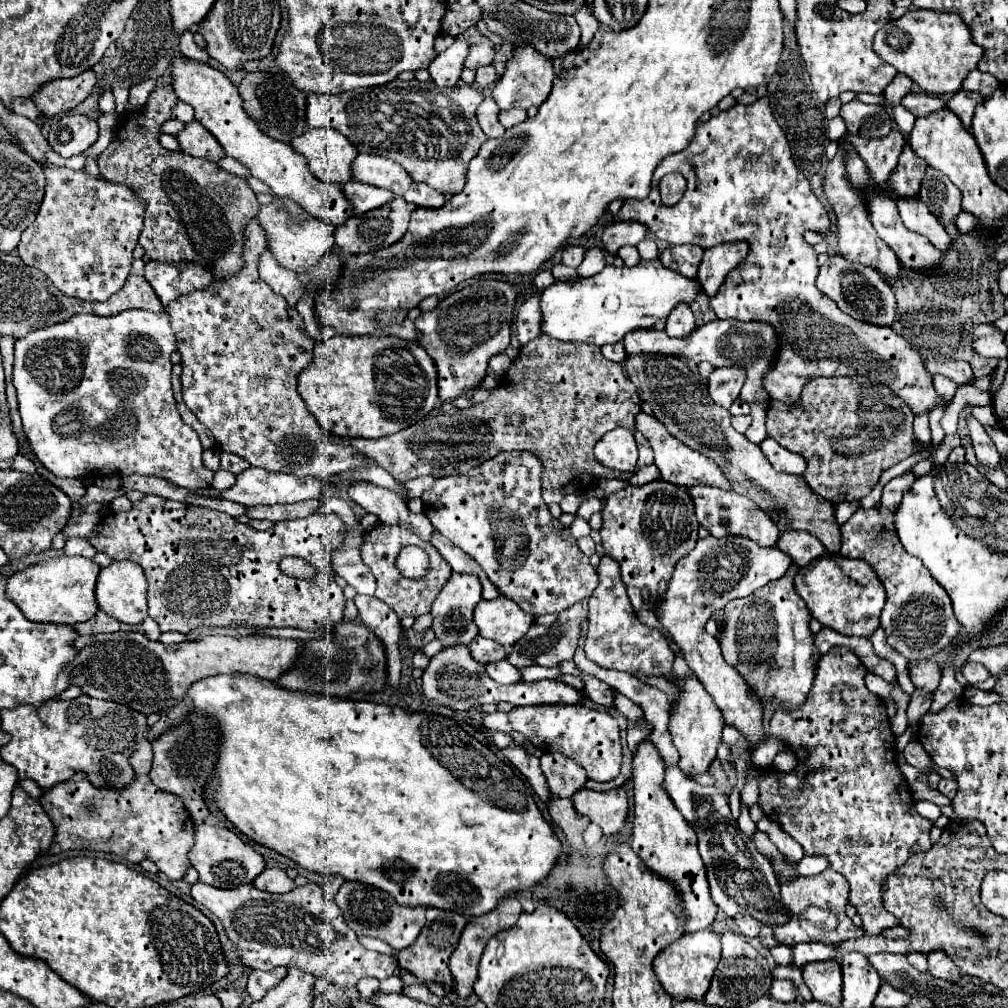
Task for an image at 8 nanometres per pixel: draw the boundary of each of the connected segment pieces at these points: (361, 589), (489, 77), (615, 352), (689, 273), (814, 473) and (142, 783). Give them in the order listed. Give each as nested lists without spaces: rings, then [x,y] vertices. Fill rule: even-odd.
[[[346,529],[344,547],[334,555],[334,571],[340,575],[348,585],[352,585],[360,595],[374,595],[376,581],[372,571],[360,559],[360,547],[364,543],[364,533],[354,529]]]
[[[486,65],[486,67],[476,69],[476,85],[478,85],[478,87],[486,89],[486,87],[492,85],[494,81],[498,81],[498,75],[496,75],[494,65]]]
[[[614,343],[614,345],[604,345],[602,347],[602,355],[610,361],[624,361],[626,359],[626,351],[622,343]]]
[[[676,245],[676,247],[666,247],[660,253],[660,261],[664,263],[664,267],[674,269],[686,277],[694,277],[700,265],[704,249],[702,247],[694,247],[694,245]]]
[[[814,377],[812,383],[804,387],[802,405],[792,409],[786,407],[780,401],[770,401],[768,405],[768,417],[766,417],[766,429],[768,435],[778,441],[788,451],[800,453],[808,469],[804,473],[806,483],[824,499],[832,503],[842,501],[854,501],[866,497],[872,487],[878,483],[882,471],[890,469],[892,465],[900,463],[902,459],[910,457],[912,451],[912,411],[908,405],[896,397],[886,385],[870,385],[862,387],[856,377]]]
[[[148,739],[136,745],[130,765],[136,771],[136,779],[126,789],[96,789],[84,773],[76,773],[40,797],[40,803],[56,825],[56,839],[50,853],[90,849],[124,857],[130,863],[150,859],[170,879],[182,879],[190,865],[188,851],[194,845],[194,823],[176,795],[160,791],[150,781],[152,743]]]

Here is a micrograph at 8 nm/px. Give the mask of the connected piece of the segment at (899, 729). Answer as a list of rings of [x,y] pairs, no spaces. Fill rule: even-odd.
[[[902,693],[900,699],[894,699],[894,701],[898,703],[898,711],[896,711],[896,715],[889,719],[891,730],[895,736],[903,734],[908,728],[908,719],[906,715],[908,699],[910,699],[910,697],[908,697],[906,693]]]

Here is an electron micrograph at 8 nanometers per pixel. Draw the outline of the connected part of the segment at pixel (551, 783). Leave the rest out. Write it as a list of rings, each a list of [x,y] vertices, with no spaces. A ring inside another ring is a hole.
[[[544,753],[540,765],[552,795],[560,795],[560,799],[572,797],[588,781],[586,771],[562,753]]]

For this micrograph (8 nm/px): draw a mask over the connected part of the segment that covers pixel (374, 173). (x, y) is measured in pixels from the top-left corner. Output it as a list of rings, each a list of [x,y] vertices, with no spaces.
[[[358,155],[352,161],[352,179],[382,187],[392,191],[396,197],[402,197],[412,185],[408,173],[398,163],[378,157],[378,155]]]

